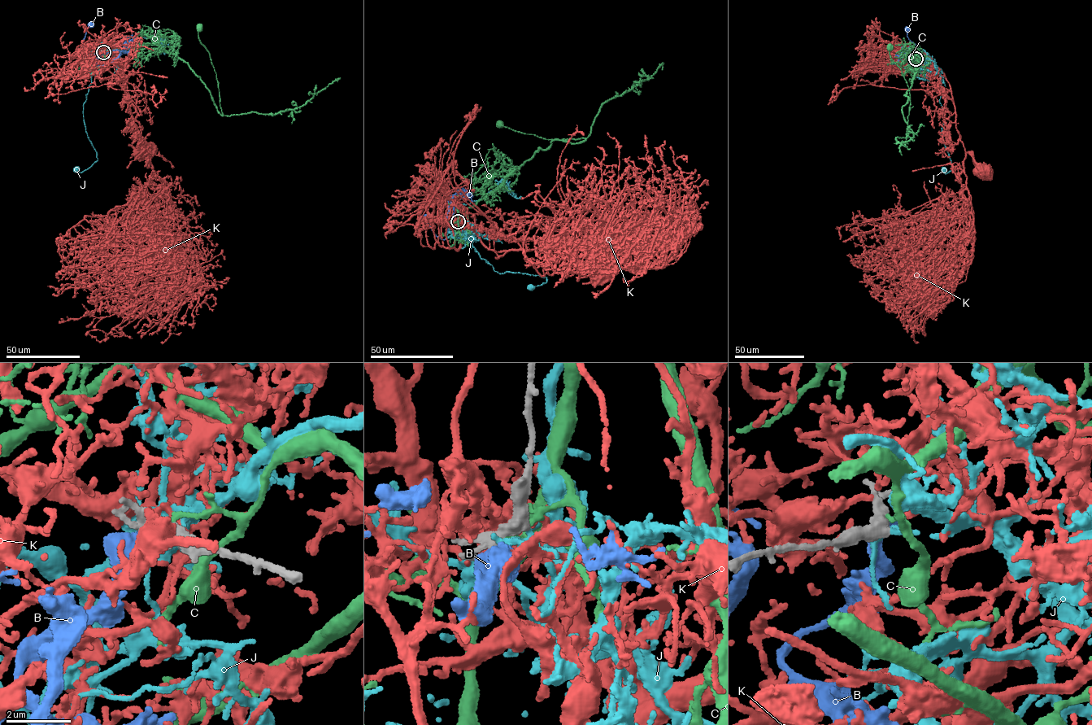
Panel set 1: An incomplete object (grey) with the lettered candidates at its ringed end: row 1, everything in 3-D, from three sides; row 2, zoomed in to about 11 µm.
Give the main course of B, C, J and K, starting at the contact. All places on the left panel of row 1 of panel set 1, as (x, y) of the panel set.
B: (102, 51), (95, 65), (102, 67), (113, 60), (119, 51), (94, 54), (83, 50), (82, 41), (90, 24)
C: (102, 51), (154, 44), (171, 52), (204, 83), (222, 115), (216, 74), (199, 39), (198, 27)
J: (103, 52), (91, 76), (83, 104), (85, 131), (97, 159), (82, 172), (76, 169)
K: (102, 51), (104, 49), (106, 55), (123, 67), (123, 90), (137, 113), (136, 120), (145, 151)

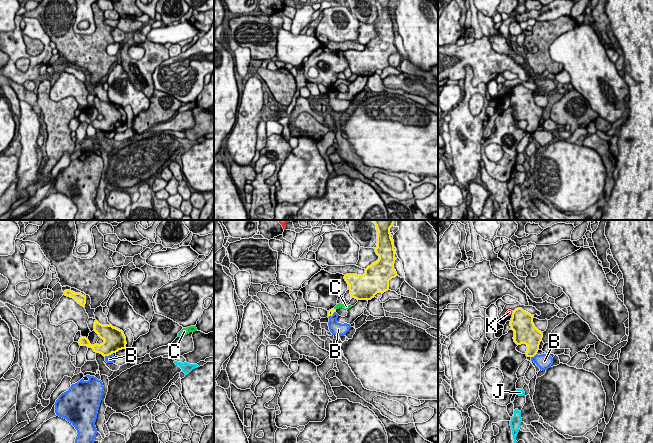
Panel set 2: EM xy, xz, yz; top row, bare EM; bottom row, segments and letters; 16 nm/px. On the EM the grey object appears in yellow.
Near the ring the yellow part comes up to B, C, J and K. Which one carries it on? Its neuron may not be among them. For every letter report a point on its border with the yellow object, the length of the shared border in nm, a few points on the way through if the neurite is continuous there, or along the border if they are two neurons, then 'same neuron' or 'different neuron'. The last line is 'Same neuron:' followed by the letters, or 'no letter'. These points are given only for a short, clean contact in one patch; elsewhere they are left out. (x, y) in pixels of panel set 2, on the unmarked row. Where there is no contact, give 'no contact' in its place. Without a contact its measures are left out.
B: meets yellow in xy at (107, 131); contact 140 nm long; border along xy (111, 129), (104, 132); different neuron
C: meets yellow in xz at (333, 84); contact 50 nm long; different neuron
J: no contact; same neuron
K: no contact; different neuron
Same neuron: J

